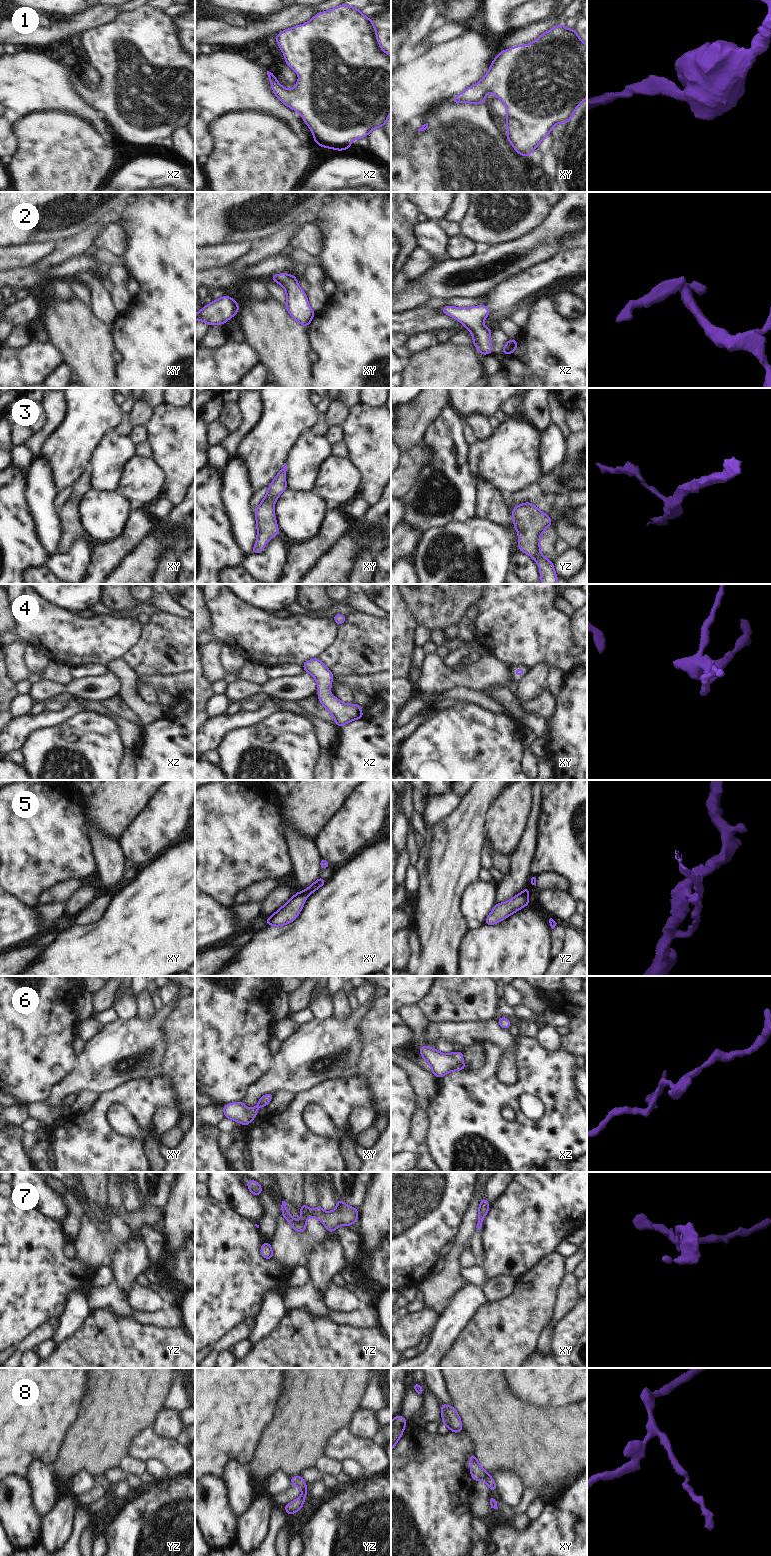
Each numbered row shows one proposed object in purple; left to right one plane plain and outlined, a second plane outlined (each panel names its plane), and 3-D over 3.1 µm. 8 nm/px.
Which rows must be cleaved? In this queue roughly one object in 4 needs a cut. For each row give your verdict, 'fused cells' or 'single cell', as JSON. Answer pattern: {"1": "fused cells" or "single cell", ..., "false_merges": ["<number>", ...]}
{"1": "single cell", "2": "single cell", "3": "single cell", "4": "single cell", "5": "fused cells", "6": "single cell", "7": "single cell", "8": "single cell", "false_merges": ["5"]}

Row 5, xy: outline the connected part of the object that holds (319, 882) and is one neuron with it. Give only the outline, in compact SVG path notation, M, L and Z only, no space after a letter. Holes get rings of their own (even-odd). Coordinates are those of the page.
M318 877L318 879L311 886L306 888L302 893L308 896L312 894L313 892L315 892L318 888L323 886L326 882L327 880Z

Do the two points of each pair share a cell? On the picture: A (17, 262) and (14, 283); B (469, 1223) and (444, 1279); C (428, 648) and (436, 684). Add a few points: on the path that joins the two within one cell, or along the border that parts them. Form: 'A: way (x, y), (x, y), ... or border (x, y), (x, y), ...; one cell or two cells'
A: border (29, 266), (10, 270); two cells
B: way (462, 1237), (452, 1257), (451, 1265); one cell
C: border (434, 652), (425, 655); two cells

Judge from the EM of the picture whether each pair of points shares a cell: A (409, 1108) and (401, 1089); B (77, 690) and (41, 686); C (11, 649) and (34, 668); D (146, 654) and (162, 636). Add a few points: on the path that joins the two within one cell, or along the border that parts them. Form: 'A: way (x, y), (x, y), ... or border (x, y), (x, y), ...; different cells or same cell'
A: way (404, 1103), (401, 1100), (401, 1094); same cell
B: way (68, 689), (50, 689); same cell
C: border (25, 644), (22, 660), (28, 671), (28, 679); different cells
D: way (150, 650), (160, 640); same cell

